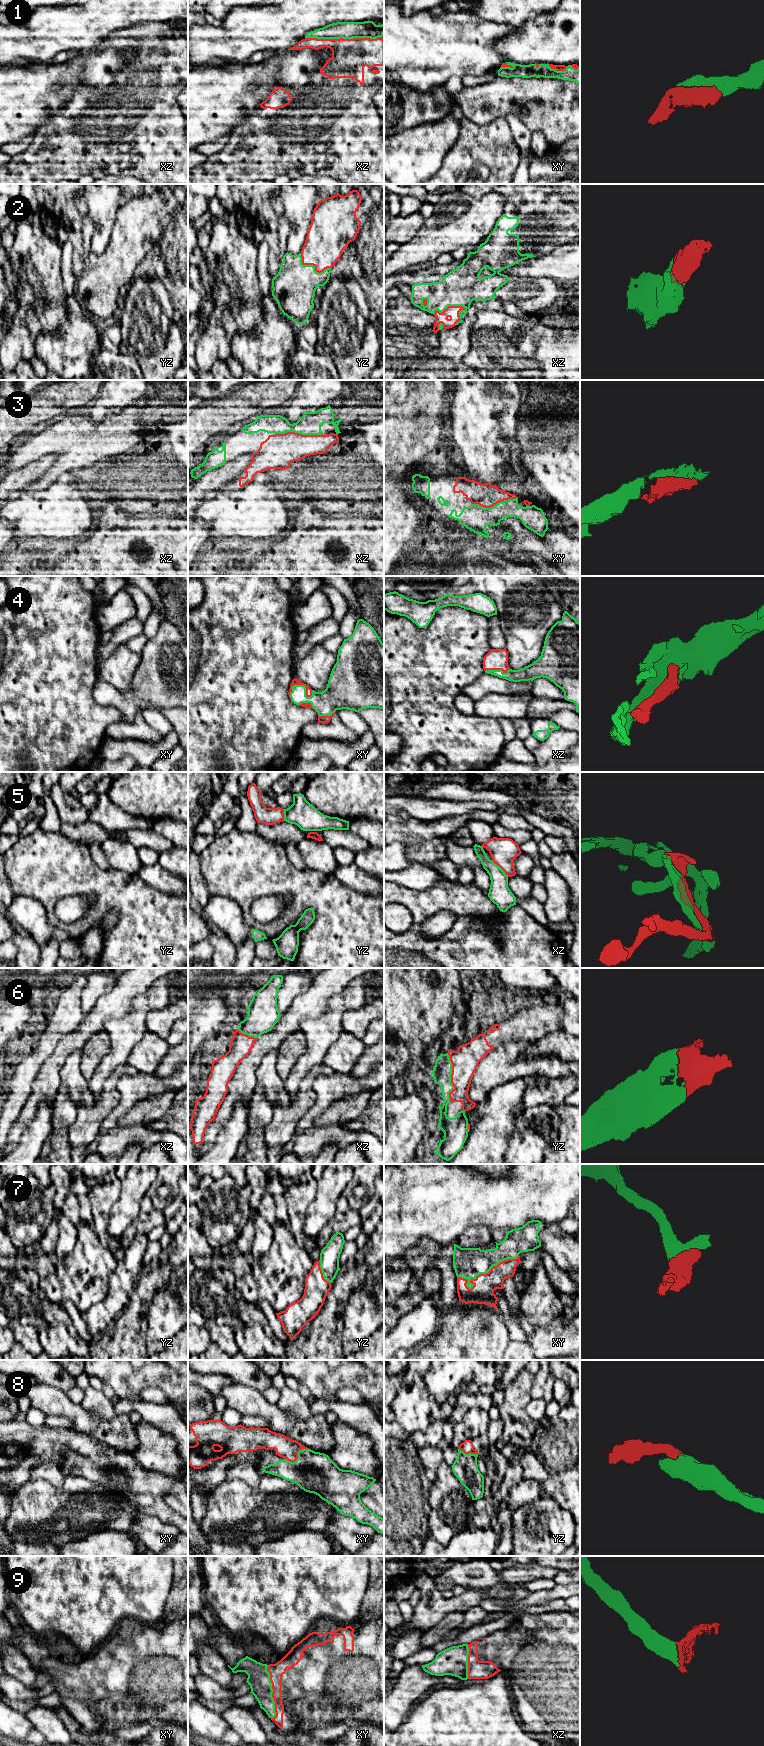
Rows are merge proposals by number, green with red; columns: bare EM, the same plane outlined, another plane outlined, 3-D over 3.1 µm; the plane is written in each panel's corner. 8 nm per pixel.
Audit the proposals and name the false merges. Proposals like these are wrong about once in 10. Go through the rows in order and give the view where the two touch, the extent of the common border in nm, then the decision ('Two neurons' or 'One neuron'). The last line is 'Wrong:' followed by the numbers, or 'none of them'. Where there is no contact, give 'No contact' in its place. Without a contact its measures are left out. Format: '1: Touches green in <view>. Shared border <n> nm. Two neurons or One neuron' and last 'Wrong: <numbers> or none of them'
1: Touches green in xz. Shared border 600 nm. One neuron
2: Touches green in xz. Shared border 280 nm. One neuron
3: Touches green in xz. Shared border 380 nm. One neuron
4: Touches green in xy. Shared border 200 nm. One neuron
5: Touches green in xz. Shared border 190 nm. One neuron
6: Touches green in yz. Shared border 380 nm. One neuron
7: Touches green in xy. Shared border 550 nm. One neuron
8: Touches green in xy. Shared border 220 nm. One neuron
9: Touches green in xy. Shared border 440 nm. One neuron
Wrong: none of them

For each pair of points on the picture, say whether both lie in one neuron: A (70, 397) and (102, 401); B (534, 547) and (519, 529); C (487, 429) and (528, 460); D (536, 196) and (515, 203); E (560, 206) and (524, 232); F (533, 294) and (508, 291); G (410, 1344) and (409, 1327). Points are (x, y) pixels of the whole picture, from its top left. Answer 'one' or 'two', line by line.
A: two
B: one
C: two
D: one
E: one
F: one
G: one

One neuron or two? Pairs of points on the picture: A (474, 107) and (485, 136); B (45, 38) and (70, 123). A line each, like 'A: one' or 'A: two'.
A: two
B: two

